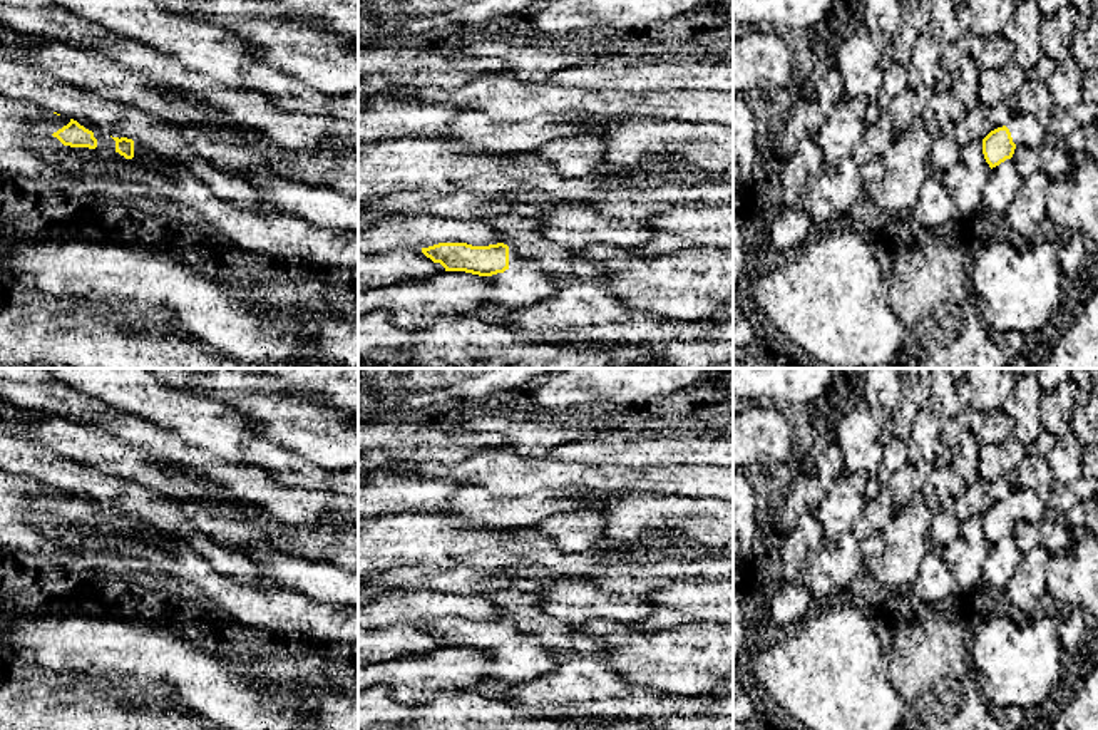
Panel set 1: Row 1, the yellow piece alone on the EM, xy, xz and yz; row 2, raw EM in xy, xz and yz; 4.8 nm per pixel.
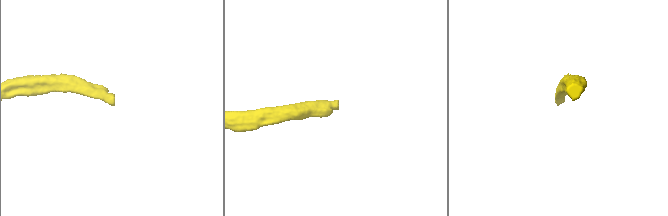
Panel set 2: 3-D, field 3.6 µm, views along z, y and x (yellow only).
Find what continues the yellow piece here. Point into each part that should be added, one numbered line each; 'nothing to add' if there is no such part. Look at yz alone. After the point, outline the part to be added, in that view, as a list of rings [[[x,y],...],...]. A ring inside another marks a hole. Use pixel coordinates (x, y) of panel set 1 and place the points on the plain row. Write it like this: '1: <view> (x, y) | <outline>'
1: yz (1025, 504) | [[[1013,487],[1004,501],[1009,504],[1016,521],[1039,524],[1046,517],[1048,506],[1033,491]]]

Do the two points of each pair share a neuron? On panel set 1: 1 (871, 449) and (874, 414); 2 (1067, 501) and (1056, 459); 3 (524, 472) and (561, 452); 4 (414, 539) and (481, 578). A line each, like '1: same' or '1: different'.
1: same
2: different
3: different
4: different

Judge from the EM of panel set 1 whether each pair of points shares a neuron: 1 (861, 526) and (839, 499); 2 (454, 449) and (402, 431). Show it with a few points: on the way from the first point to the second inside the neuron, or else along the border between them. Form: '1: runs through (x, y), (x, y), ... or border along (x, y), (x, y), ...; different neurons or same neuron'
1: border along (869, 499), (851, 529); different neurons
2: runs through (441, 442), (415, 442); same neuron

